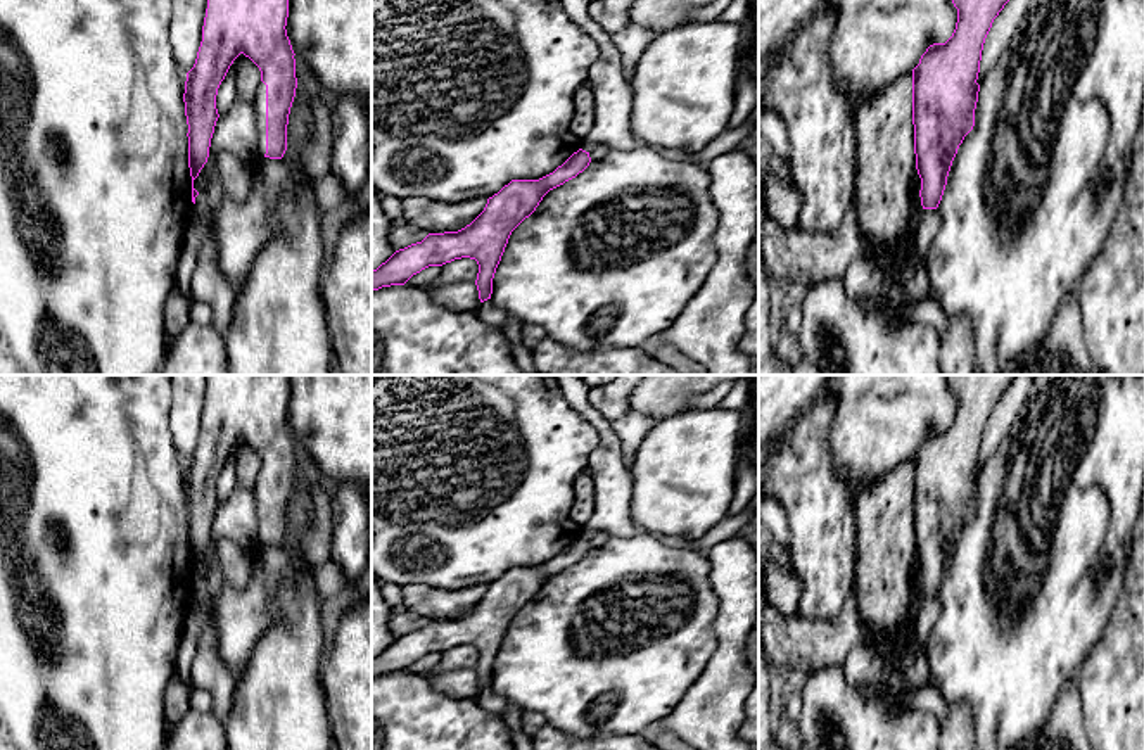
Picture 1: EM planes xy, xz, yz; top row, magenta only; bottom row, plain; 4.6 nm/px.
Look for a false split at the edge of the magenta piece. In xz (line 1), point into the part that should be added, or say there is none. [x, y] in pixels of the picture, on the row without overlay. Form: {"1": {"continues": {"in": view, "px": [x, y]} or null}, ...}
{"1": {"continues": null}}

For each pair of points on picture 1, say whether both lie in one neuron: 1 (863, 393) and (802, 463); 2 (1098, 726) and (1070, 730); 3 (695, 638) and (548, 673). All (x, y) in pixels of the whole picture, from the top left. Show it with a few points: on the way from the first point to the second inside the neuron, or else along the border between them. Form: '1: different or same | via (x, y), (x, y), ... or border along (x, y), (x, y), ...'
1: different | border along (819, 398), (835, 403), (830, 431), (835, 470)
2: different | border along (1077, 688), (1086, 731)
3: same | via (659, 674), (584, 674)

